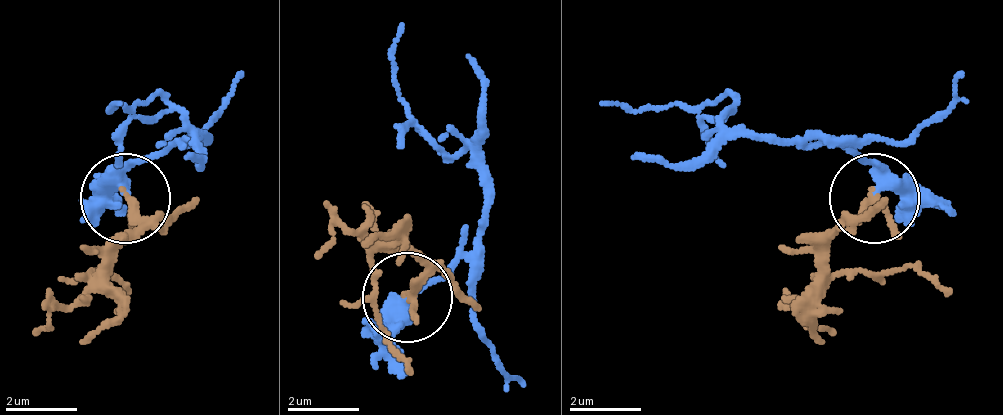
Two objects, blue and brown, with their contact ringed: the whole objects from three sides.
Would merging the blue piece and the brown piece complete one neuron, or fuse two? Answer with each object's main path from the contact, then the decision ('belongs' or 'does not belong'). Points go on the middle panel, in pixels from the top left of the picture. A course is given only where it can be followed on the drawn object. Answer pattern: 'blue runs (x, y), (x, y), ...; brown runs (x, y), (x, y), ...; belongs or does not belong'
blue runs (409, 299), (409, 308), (481, 236), (481, 173), (454, 155), (391, 74), (400, 20); brown runs (409, 299), (418, 263), (373, 263), (382, 344), (409, 371); belongs

